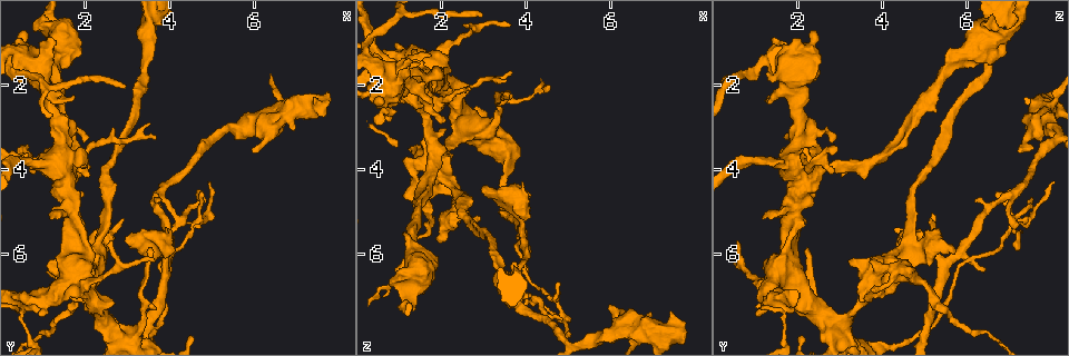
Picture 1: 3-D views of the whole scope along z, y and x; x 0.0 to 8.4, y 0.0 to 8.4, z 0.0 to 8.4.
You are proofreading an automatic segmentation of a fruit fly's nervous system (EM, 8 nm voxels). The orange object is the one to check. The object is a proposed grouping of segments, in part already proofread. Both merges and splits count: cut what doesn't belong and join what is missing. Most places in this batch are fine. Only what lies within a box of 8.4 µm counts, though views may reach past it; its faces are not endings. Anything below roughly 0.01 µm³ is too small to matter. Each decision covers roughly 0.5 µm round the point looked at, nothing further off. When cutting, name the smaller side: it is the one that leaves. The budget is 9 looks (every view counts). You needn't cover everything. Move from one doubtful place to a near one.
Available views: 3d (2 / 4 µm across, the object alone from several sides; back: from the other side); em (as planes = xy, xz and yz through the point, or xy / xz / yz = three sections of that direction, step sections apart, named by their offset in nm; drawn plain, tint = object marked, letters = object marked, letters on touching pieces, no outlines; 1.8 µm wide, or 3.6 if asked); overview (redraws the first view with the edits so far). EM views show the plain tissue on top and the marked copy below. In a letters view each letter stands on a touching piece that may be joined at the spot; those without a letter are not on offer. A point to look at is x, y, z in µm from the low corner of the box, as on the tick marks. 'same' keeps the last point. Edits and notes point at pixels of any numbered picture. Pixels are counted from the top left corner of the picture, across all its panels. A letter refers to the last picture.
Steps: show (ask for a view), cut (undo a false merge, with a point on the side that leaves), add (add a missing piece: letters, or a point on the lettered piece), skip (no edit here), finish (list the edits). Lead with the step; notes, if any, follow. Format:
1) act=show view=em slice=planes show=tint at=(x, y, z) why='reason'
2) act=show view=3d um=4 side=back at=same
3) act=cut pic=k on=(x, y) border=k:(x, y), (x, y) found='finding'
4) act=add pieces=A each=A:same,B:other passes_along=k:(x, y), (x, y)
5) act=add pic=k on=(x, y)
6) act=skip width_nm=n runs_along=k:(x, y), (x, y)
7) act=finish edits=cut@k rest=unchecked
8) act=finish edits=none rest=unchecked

act=show view=3d um=2 at=(1.30, 5.20, 1.15) why='branch stops here'

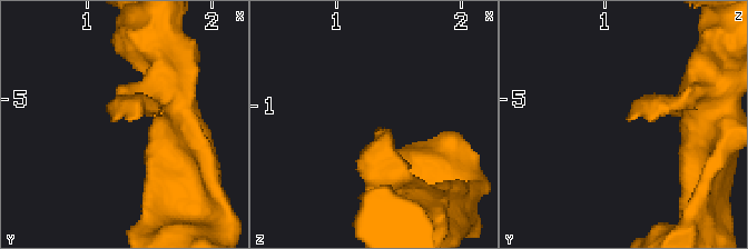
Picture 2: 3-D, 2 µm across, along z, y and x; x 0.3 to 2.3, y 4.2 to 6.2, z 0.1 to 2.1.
act=show view=em slice=planes show=tint at=(1.36, 5.16, 1.18)

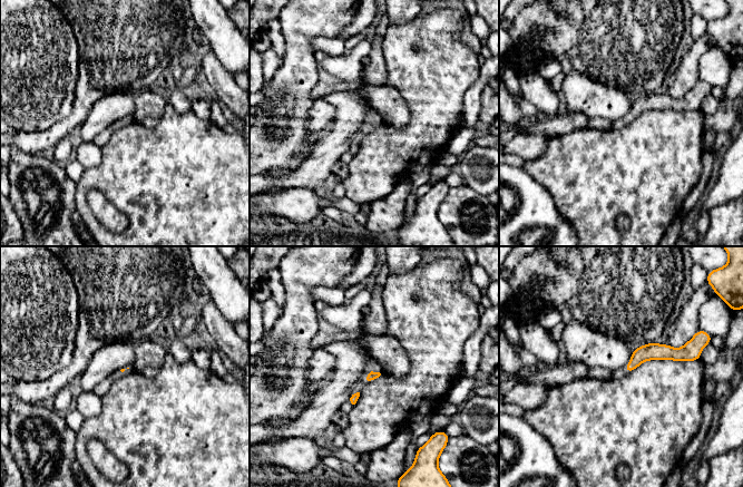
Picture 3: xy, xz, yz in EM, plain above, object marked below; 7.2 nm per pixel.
act=show view=em slice=planes show=letters at=same

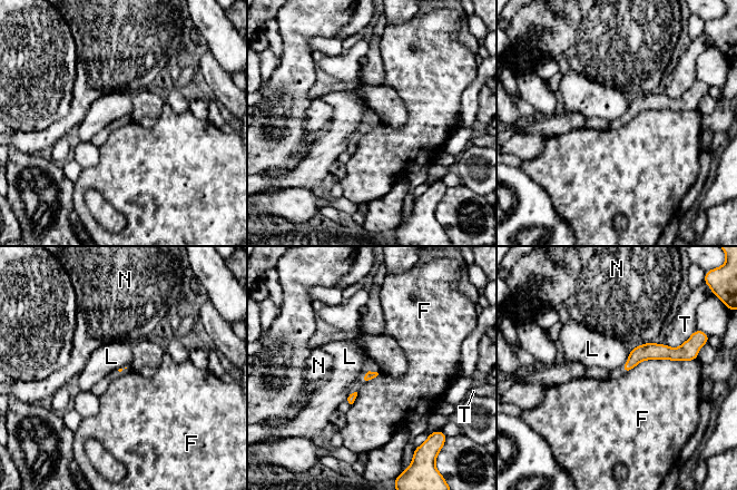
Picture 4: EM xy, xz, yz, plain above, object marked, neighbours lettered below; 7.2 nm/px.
act=skip each=F:other,L:other,N:other,T:other border=4:(630, 350), (627, 361), (621, 366) found='none of them fits'

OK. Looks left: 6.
act=show view=em um=3.6 slice=xy step=8 show=tint at=(1.15, 3.85, 2.15) why='looks like a crossing'

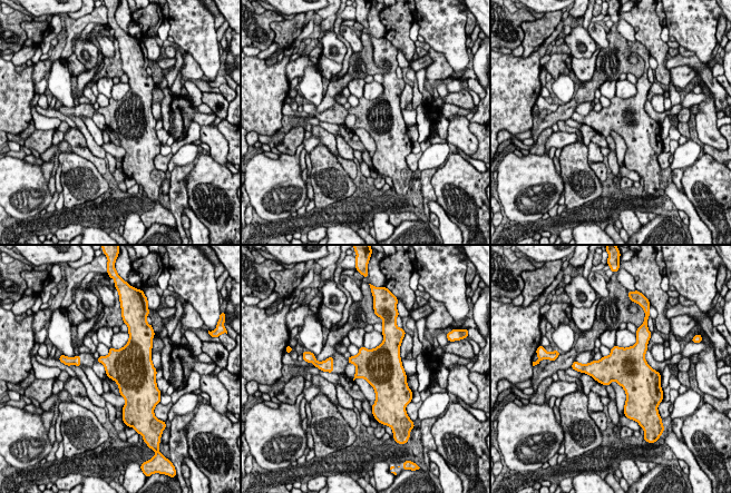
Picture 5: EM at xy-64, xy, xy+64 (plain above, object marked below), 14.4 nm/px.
act=show view=em um=3.6 slice=planes show=tint at=same

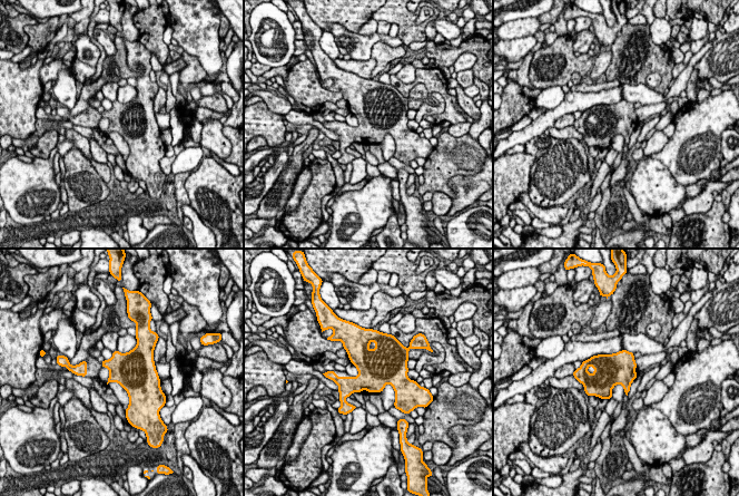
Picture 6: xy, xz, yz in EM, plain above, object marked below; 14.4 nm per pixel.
act=show view=em um=3.6 slice=planes show=letters at=same why='see the neighbours'

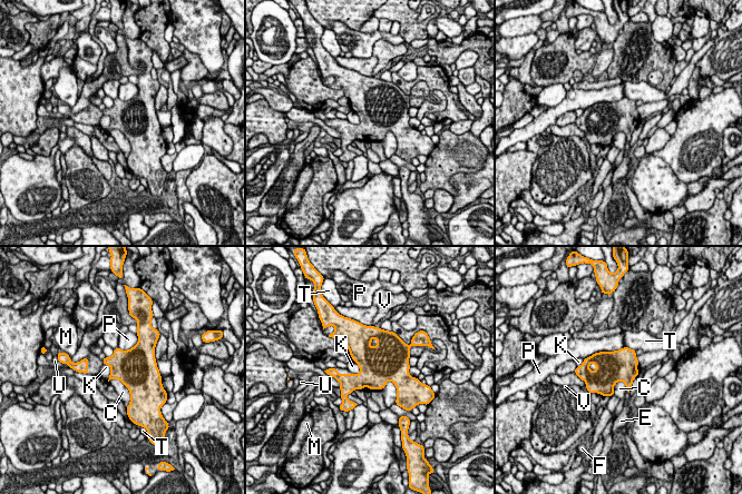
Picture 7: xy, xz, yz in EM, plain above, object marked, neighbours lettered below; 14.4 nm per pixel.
act=skip each=C:other,E:other,F:other,K:other,M:other,P:other,T:other,U:other,V:other border=7:(110, 378), (127, 388), (126, 408) found='one neuron here'

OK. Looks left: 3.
act=show view=em slice=planes show=letters at=(1.40, 1.20, 6.30) why='arms run side by side'

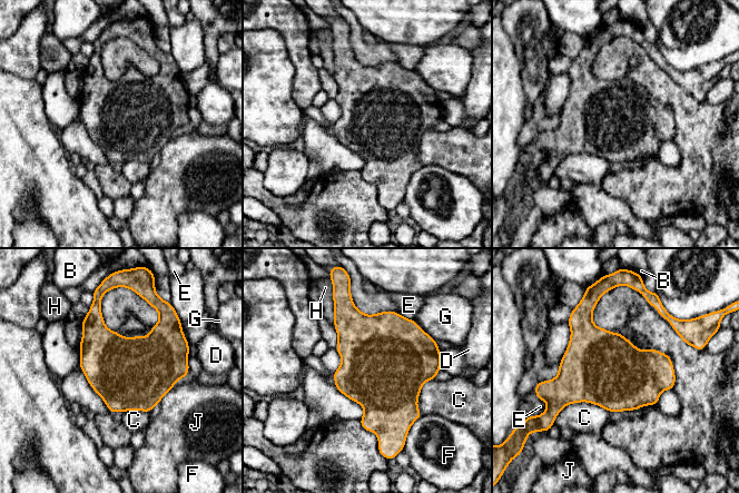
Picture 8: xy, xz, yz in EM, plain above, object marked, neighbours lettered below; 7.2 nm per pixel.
act=skip width_nm=550 each=B:other,C:other,D:other,E:other,F:other,G:other,H:other,J:other border=8:(611, 413), (573, 402), (554, 418) found='continuous, no second neuron'

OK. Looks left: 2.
act=show view=3d um=2 at=(6.35, 2.95, 7.70) why='three-way junction'

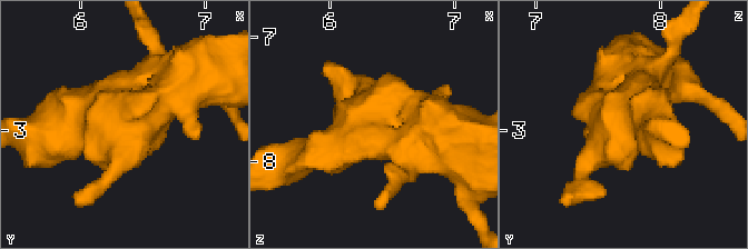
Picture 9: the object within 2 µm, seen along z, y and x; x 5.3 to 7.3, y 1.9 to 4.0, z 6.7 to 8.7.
act=show view=em slice=yz step=4 show=letters at=(6.32, 2.88, 7.76) why='need the tissue'

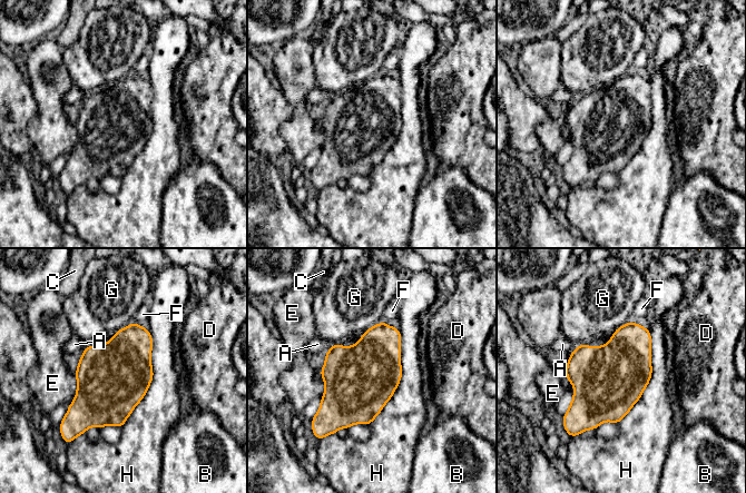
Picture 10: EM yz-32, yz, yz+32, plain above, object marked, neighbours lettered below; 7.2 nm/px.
act=skip each=A:other,B:other,C:other,D:other,E:other,F:other,G:other,H:other found='all the same neuron'

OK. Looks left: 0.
act=finish edits=none rest=unchecked

